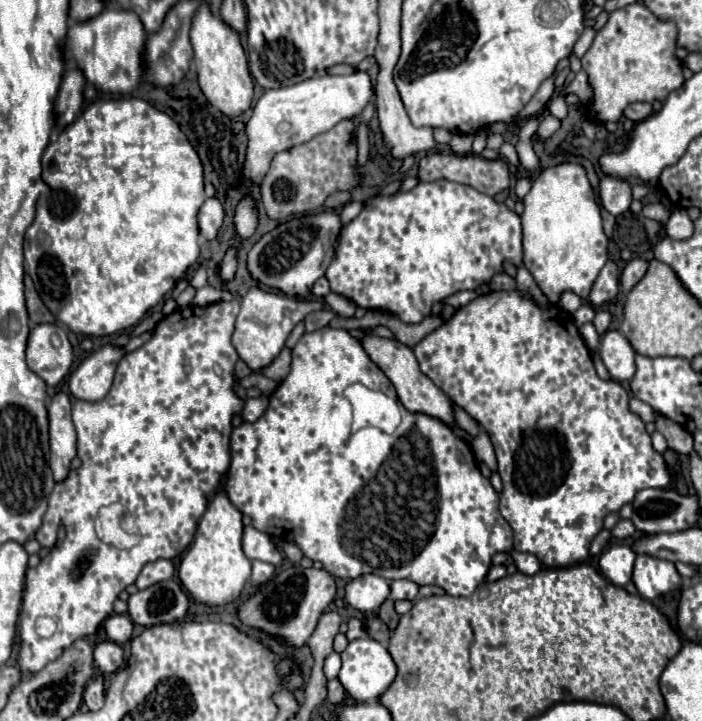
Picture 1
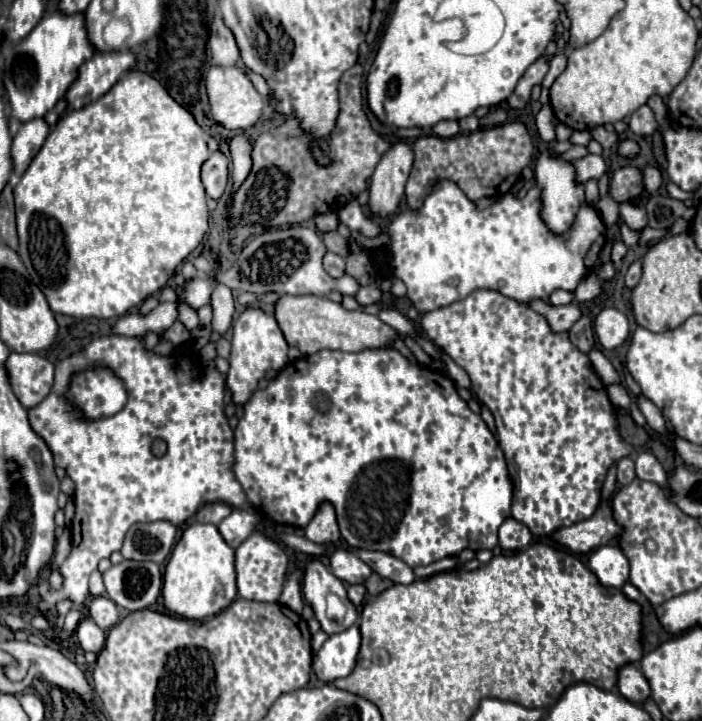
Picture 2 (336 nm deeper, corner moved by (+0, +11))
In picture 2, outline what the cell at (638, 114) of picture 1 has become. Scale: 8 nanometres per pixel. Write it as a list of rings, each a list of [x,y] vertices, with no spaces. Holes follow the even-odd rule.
[[[641,105],[633,115],[631,115],[631,121],[629,121],[629,129],[635,133],[635,135],[653,135],[655,129],[657,129],[657,121],[653,117],[653,111],[649,109],[649,105]]]

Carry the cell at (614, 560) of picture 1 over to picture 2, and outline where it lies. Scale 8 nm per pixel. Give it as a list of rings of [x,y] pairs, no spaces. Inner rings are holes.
[[[605,545],[591,553],[589,569],[605,587],[621,589],[629,579],[629,561],[617,545]]]

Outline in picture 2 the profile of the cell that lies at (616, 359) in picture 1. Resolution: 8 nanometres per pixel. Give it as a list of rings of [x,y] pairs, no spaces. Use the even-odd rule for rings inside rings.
[[[603,309],[595,317],[595,333],[605,349],[615,349],[629,337],[629,321],[617,309]]]

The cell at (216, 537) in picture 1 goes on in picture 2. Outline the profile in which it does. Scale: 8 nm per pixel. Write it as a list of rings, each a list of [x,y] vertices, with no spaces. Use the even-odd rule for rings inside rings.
[[[193,523],[183,531],[183,537],[175,545],[169,563],[165,567],[163,575],[163,599],[169,611],[177,613],[179,617],[187,619],[205,619],[211,615],[217,615],[221,609],[231,605],[231,601],[237,597],[237,587],[235,587],[235,549],[225,543],[221,537],[219,529],[213,523]],[[221,583],[225,587],[225,595],[219,597],[215,595],[215,585]]]

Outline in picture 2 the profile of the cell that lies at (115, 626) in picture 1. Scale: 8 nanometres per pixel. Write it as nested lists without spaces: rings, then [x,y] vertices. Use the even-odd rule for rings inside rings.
[[[95,597],[95,599],[91,599],[89,615],[91,615],[91,619],[93,619],[103,631],[113,629],[113,627],[117,625],[117,621],[119,621],[117,605],[115,605],[109,597]]]

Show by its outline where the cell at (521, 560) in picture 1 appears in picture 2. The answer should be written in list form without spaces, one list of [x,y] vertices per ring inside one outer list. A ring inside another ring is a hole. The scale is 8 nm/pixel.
[[[511,517],[499,527],[499,545],[503,551],[521,551],[531,543],[531,539],[529,529]]]

